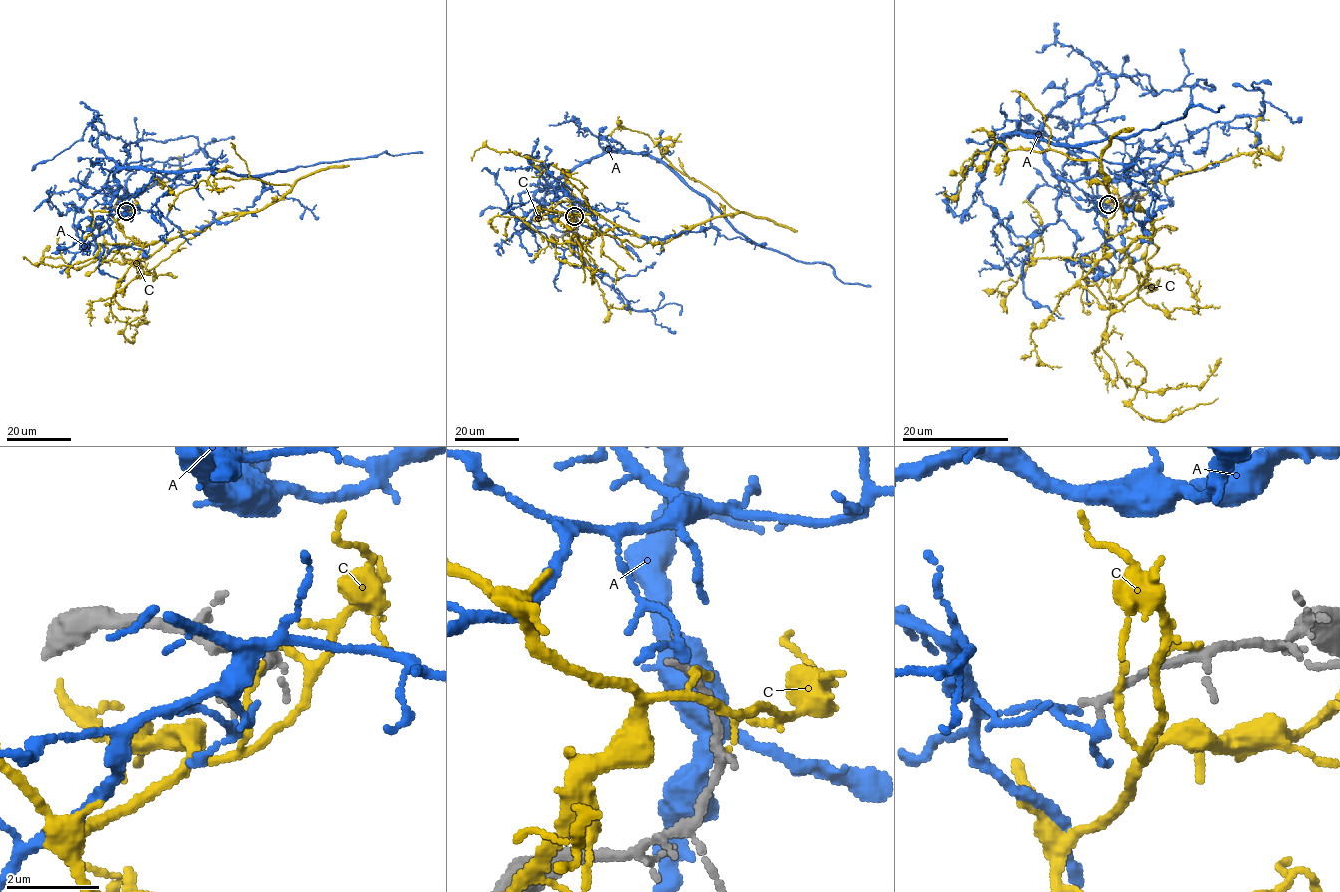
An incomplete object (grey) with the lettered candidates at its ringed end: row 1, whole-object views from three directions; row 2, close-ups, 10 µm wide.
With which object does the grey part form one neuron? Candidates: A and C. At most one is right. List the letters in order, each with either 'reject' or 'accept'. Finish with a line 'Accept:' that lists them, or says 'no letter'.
A: reject
C: reject
Accept: no letter

